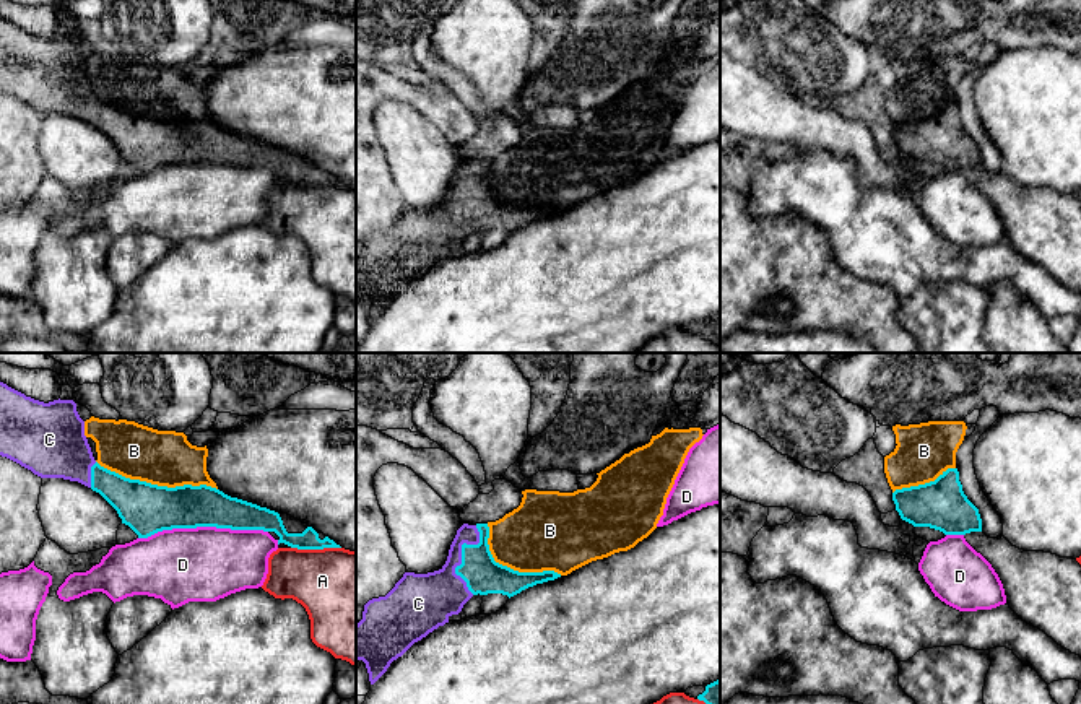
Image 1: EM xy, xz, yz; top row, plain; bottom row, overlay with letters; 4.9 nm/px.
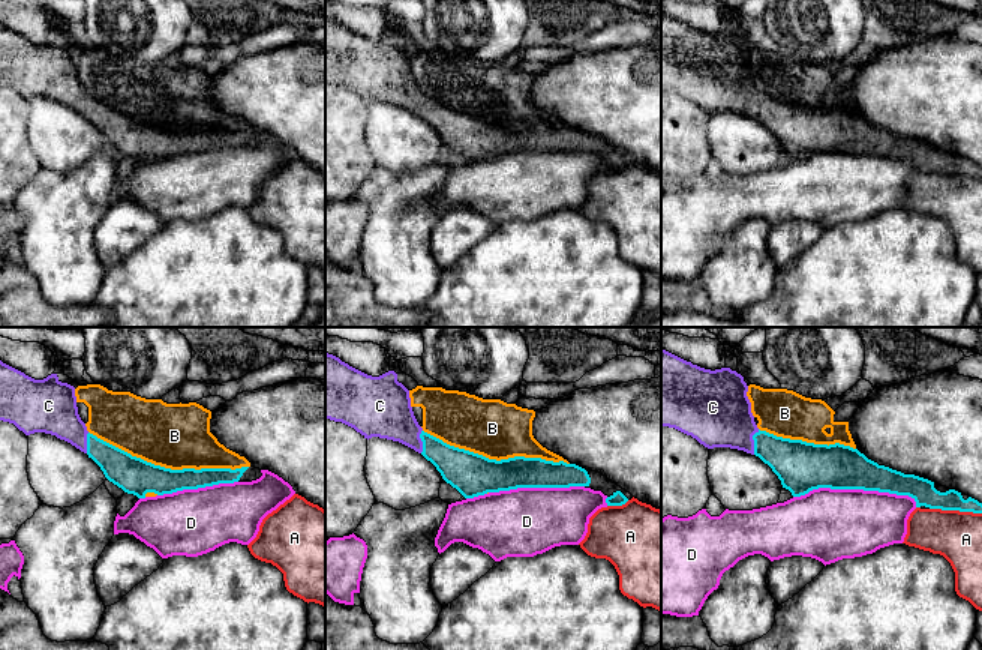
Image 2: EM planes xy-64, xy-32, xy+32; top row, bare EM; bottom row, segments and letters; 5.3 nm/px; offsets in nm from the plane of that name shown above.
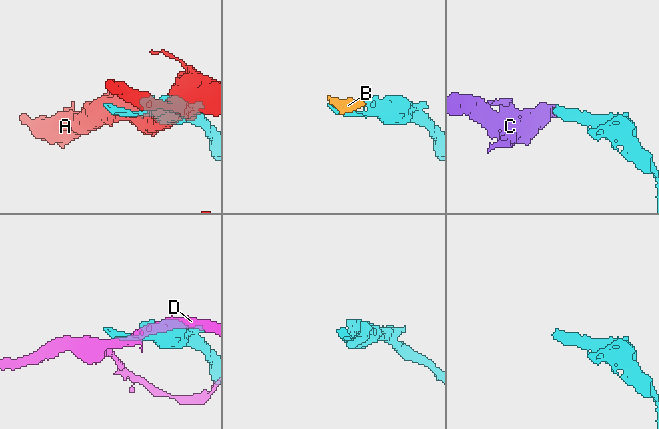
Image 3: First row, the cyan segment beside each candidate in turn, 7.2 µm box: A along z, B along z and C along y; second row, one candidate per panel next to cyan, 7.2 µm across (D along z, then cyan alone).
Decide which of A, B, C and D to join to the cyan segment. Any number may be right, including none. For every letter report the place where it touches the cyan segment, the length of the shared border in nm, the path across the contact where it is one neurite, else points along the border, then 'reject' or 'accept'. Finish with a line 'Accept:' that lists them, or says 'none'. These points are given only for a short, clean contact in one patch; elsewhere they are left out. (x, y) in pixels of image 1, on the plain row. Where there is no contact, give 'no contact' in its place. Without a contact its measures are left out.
A: contact xy (316, 184); length 240 nm; reject
B: contact xy (156, 121); length 600 nm; reject
C: contact xz (462, 189); length 340 nm; accept
D: contact xy (202, 161); length 650 nm; reject
Accept: C

